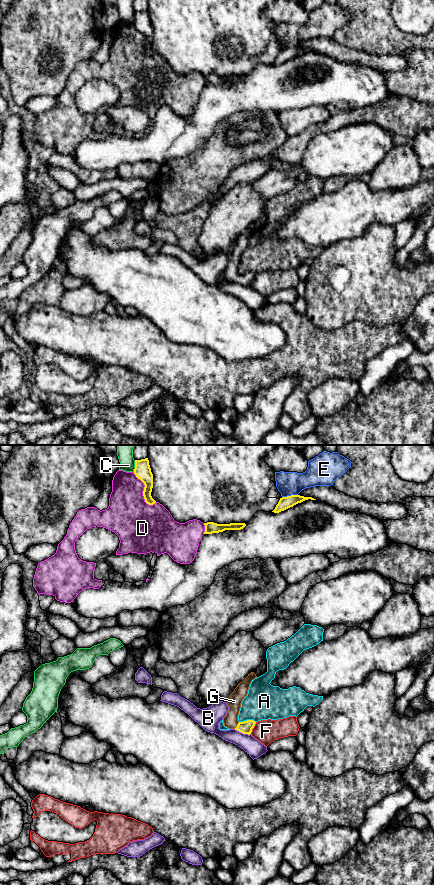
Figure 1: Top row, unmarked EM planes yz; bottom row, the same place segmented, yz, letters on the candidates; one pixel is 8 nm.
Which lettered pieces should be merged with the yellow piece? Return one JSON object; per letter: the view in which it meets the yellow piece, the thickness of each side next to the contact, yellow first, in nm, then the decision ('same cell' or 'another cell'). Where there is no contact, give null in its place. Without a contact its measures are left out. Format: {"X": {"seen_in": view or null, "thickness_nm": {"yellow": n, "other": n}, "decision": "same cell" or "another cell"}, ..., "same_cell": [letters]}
{"A": {"seen_in": "yz", "thickness_nm": {"yellow": 100, "other": 300}, "decision": "another cell"}, "B": {"seen_in": "yz", "thickness_nm": {"yellow": 100, "other": 140}, "decision": "another cell"}, "C": {"seen_in": "yz", "thickness_nm": {"yellow": 130, "other": 130}, "decision": "another cell"}, "D": {"seen_in": "yz", "thickness_nm": {"yellow": 130, "other": 360}, "decision": "another cell"}, "E": {"seen_in": "yz", "thickness_nm": {"yellow": 100, "other": 190}, "decision": "another cell"}, "F": {"seen_in": "yz", "thickness_nm": {"yellow": 100, "other": 190}, "decision": "another cell"}, "G": {"seen_in": "yz", "thickness_nm": {"yellow": 100, "other": 120}, "decision": "same cell"}, "same_cell": ["G"]}

